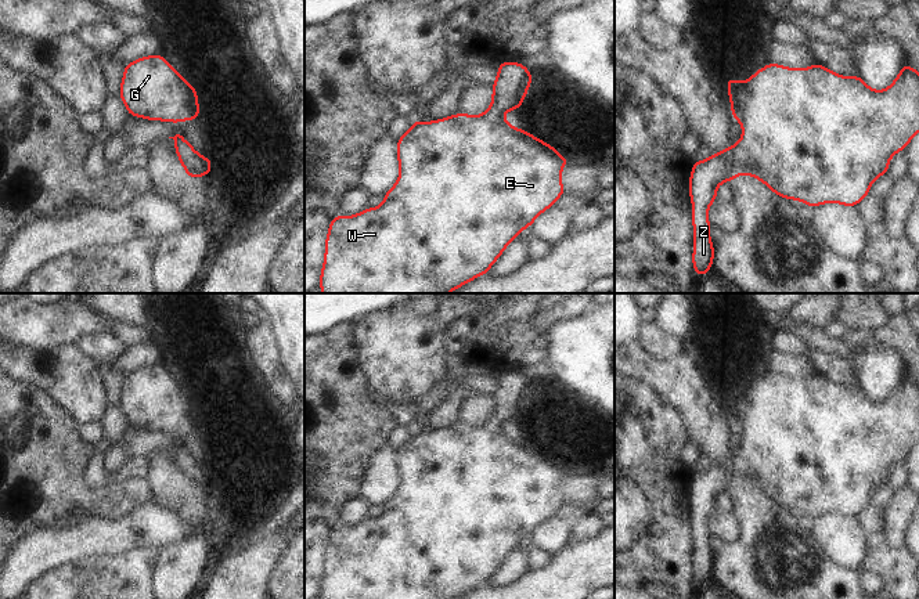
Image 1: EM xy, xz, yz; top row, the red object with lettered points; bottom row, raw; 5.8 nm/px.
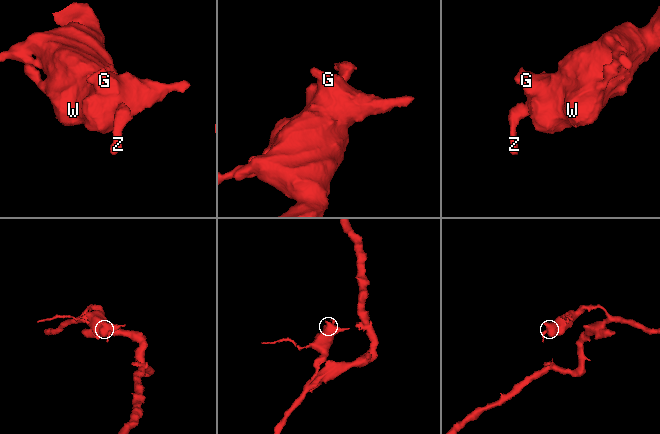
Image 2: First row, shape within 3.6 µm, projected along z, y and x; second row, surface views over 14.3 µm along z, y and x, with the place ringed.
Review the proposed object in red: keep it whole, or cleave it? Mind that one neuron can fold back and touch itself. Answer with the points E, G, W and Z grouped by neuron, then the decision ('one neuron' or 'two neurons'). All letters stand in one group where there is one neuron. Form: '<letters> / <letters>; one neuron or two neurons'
E G W Z; one neuron

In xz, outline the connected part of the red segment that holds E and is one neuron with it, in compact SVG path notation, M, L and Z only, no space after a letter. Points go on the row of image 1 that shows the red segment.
M520 62L497 64L491 105L482 115L454 113L419 122L397 138L400 176L379 208L354 216L335 214L325 238L320 274L322 293L448 293L490 271L505 248L565 195L562 169L570 163L555 147L511 126L504 113L520 109L534 76Z

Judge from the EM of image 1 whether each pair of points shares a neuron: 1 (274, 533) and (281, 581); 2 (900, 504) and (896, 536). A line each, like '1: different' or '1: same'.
1: different
2: same

